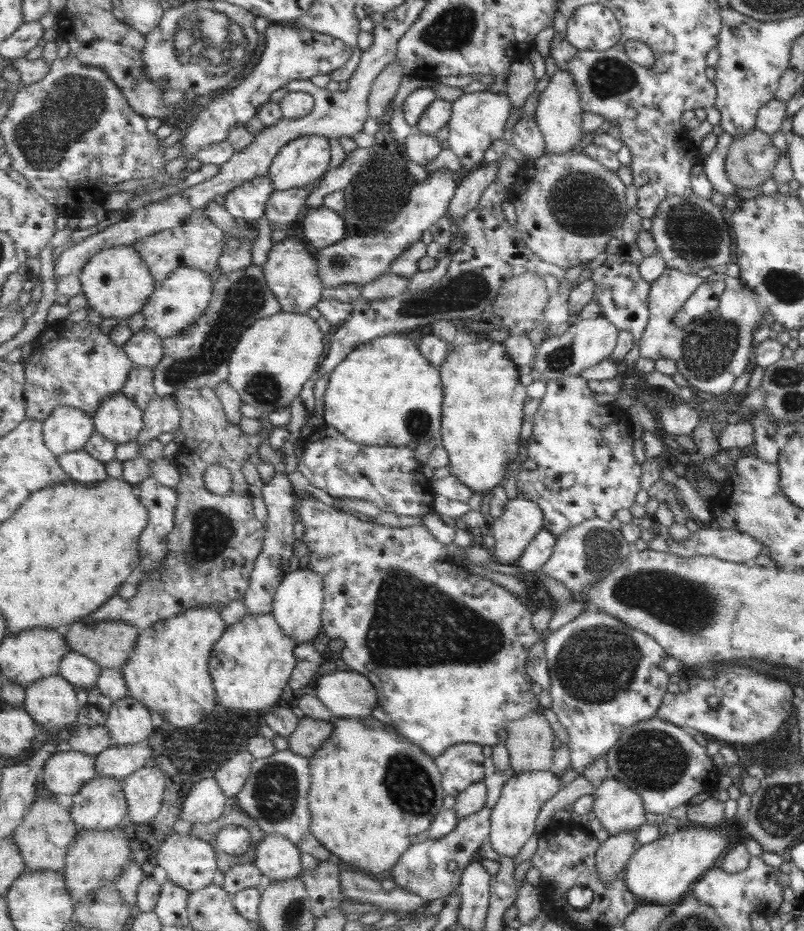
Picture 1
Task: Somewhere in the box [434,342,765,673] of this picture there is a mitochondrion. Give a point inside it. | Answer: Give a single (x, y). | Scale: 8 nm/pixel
(674, 601)

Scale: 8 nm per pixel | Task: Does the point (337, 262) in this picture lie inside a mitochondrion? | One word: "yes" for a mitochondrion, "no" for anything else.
yes

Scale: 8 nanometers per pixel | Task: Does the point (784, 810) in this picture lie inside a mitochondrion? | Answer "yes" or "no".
yes

